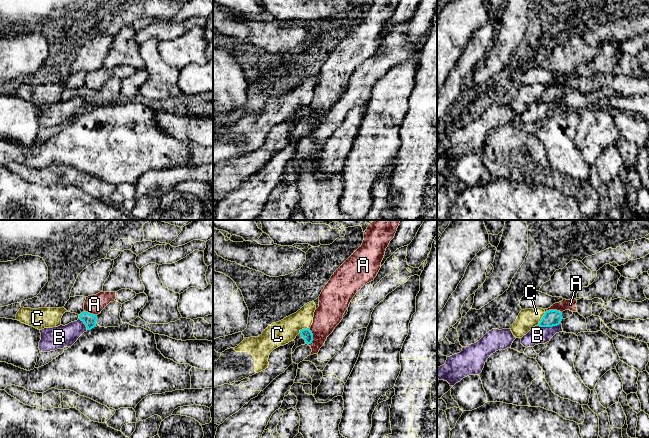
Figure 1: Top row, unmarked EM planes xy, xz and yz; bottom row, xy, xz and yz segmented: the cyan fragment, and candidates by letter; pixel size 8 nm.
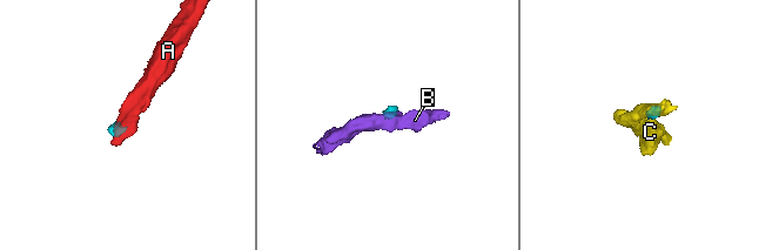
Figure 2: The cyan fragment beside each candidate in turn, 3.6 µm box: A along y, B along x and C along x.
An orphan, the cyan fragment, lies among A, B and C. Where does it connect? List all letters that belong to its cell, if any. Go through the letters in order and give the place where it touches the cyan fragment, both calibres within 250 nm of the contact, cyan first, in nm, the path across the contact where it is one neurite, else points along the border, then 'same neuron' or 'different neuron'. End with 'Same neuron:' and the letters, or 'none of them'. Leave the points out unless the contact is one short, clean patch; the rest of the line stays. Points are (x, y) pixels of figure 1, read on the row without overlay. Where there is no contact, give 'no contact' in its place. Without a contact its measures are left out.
A: meets cyan in xz at (312, 112); 90 nm thick on the cyan side, 220 nm on the other; border along xz (308, 104), (312, 110), (312, 118), (310, 120); different neuron
B: meets cyan in yz at (549, 102); 130 nm thick on the cyan side, 140 nm on the other; border along yz (560, 97), (552, 102), (537, 101); different neuron
C: meets cyan in yz at (542, 94); 130 nm thick on the cyan side, 160 nm on the other; border along yz (545, 88), (537, 100); different neuron
Same neuron: none of them

